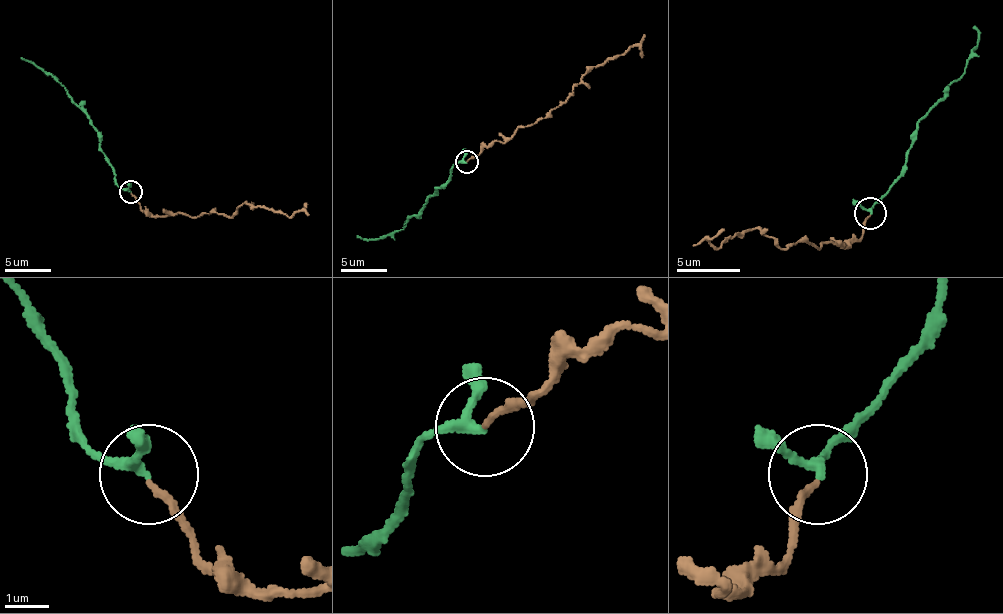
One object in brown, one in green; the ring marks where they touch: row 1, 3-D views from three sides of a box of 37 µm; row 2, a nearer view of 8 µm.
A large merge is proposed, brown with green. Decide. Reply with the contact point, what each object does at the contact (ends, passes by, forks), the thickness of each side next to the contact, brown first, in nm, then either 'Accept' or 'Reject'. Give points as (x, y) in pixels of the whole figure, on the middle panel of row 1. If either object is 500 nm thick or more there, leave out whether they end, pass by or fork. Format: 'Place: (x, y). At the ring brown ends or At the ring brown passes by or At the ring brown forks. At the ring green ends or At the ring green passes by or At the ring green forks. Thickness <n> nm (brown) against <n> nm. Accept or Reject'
Place: (467, 162). At the ring brown ends. At the ring green passes by. Thickness 150 nm (brown) against 180 nm. Accept

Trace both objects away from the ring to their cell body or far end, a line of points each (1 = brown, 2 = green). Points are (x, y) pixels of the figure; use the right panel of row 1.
1: (871, 214), (852, 246), (785, 249), (759, 230), (746, 230), (717, 249), (708, 239), (724, 230)
2: (871, 214), (906, 162), (916, 124), (967, 66), (977, 44), (973, 25)

